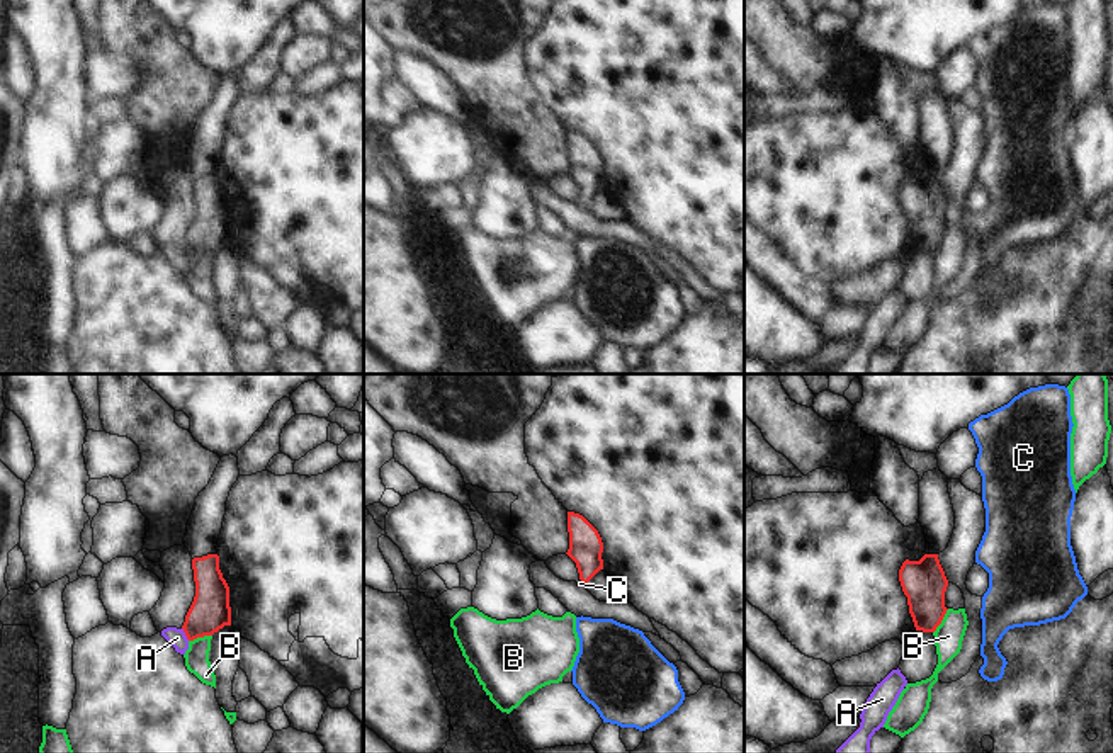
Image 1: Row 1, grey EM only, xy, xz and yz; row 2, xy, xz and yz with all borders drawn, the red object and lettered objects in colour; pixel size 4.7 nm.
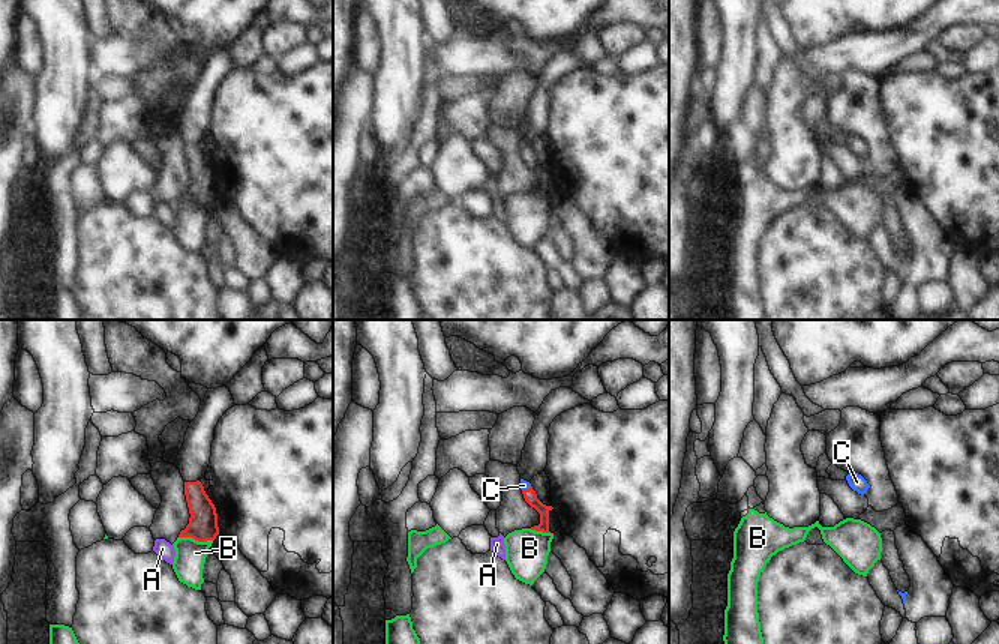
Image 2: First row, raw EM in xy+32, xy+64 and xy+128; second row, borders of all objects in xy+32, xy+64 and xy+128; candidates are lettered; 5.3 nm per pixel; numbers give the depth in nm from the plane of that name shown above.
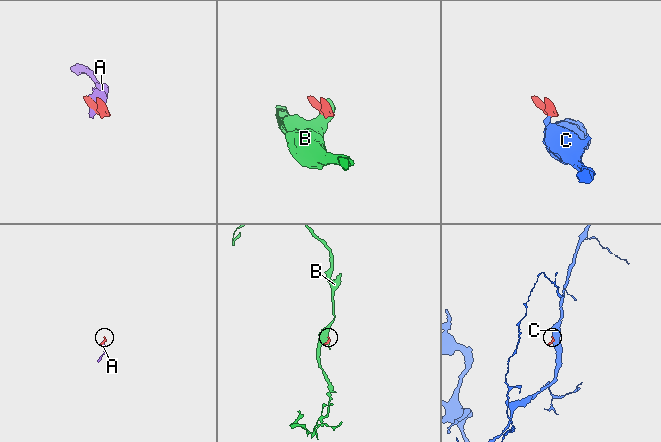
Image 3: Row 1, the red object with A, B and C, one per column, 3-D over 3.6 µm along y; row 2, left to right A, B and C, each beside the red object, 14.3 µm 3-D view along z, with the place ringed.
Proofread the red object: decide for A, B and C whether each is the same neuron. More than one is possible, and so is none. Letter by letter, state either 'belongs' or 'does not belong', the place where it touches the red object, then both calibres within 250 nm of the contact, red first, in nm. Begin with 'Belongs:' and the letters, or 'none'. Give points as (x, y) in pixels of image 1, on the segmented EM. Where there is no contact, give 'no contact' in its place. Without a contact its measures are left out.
Belongs: C
A: does not belong; contact xy (186, 634); calibres 190 and 90 nm
B: does not belong; contact yz (942, 619); calibres 220 and 140 nm
C: belongs; contact xz (583, 582); calibres 160 and 30 nm

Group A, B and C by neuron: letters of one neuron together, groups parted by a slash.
A / B / C

